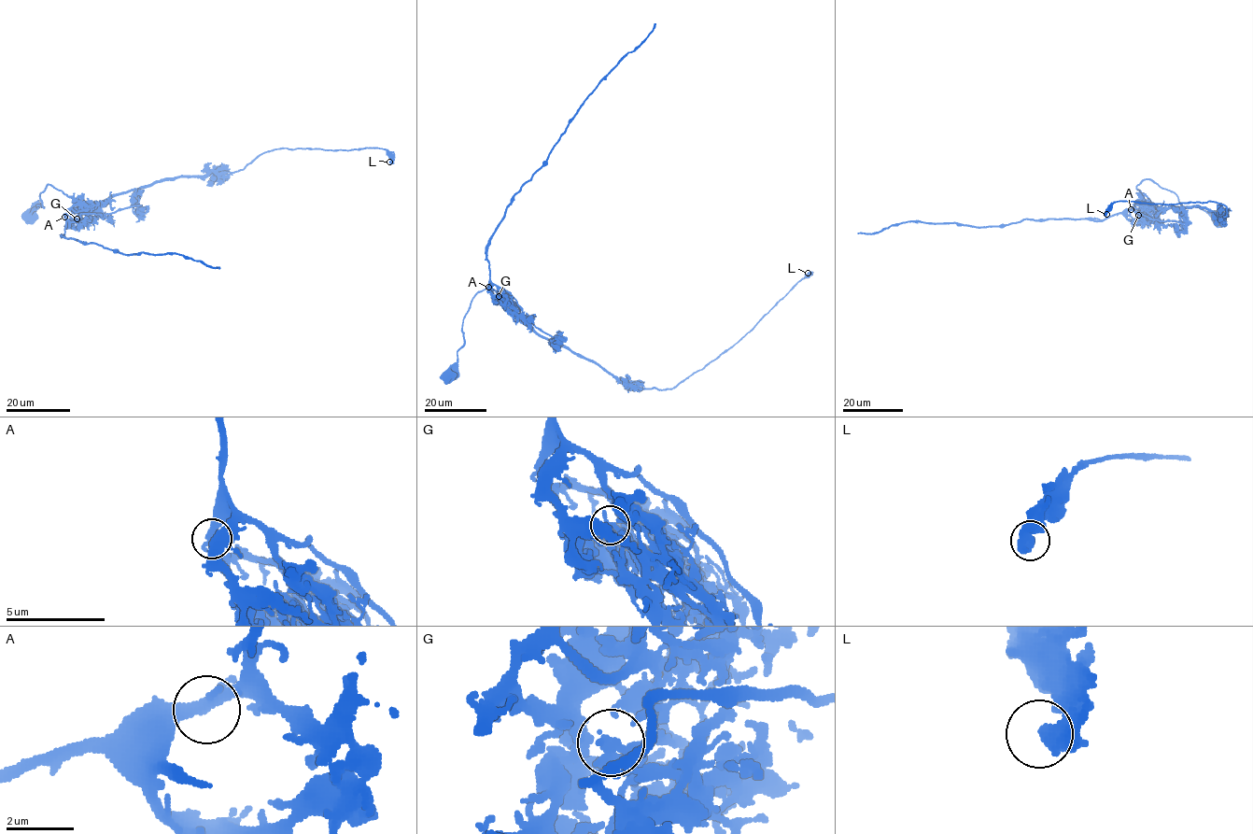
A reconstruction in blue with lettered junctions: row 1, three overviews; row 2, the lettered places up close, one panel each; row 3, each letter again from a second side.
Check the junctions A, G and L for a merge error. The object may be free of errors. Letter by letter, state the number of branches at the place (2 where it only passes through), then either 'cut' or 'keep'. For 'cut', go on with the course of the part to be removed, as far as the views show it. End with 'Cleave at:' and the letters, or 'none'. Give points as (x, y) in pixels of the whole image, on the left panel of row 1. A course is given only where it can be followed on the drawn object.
A: 2 | keep
G: 2 | cut | (77, 219), (76, 226), (67, 228), (65, 222), (62, 237), (128, 255), (175, 254), (219, 268)
L: 2 | keep
Cleave at: G

